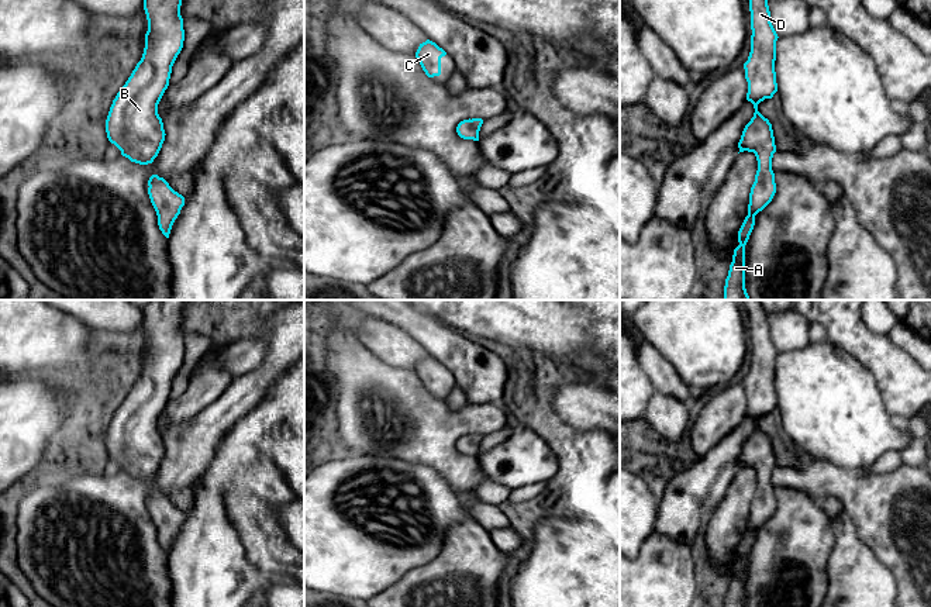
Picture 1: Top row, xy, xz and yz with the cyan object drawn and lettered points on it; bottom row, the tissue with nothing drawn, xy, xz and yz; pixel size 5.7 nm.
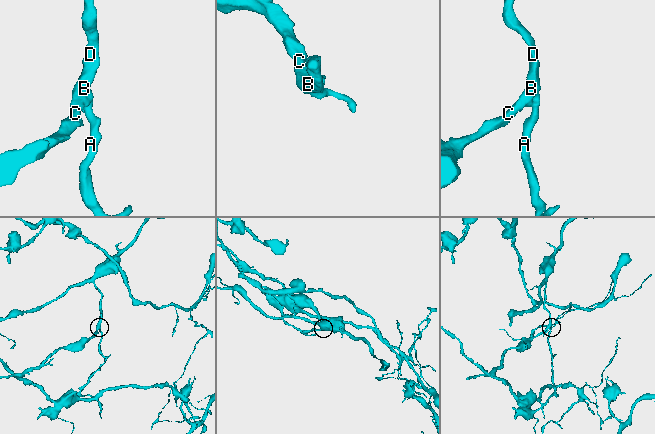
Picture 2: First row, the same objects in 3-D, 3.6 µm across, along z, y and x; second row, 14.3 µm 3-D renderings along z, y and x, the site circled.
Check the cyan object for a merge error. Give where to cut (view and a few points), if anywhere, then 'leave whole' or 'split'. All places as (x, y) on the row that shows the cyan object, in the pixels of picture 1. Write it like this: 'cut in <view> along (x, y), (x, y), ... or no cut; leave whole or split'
cut in yz along (755, 178), (764, 188), (773, 179); split

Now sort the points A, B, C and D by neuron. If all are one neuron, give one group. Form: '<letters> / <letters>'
A / B C D

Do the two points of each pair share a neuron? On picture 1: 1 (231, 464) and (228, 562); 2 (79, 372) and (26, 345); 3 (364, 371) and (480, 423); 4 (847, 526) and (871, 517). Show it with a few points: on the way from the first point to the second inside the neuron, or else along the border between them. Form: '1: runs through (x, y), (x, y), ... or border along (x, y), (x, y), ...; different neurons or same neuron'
1: runs through (213, 487), (213, 538); same neuron
2: runs through (66, 359), (52, 345), (38, 345); same neuron
3: runs through (393, 399), (417, 421), (451, 421); same neuron
4: border along (844, 510), (850, 516), (858, 537), (872, 549); different neurons

